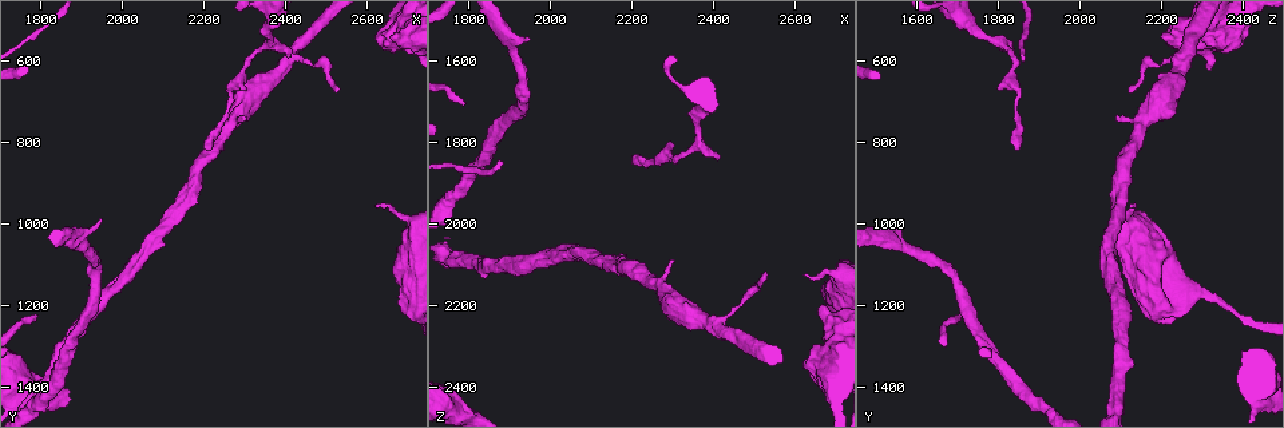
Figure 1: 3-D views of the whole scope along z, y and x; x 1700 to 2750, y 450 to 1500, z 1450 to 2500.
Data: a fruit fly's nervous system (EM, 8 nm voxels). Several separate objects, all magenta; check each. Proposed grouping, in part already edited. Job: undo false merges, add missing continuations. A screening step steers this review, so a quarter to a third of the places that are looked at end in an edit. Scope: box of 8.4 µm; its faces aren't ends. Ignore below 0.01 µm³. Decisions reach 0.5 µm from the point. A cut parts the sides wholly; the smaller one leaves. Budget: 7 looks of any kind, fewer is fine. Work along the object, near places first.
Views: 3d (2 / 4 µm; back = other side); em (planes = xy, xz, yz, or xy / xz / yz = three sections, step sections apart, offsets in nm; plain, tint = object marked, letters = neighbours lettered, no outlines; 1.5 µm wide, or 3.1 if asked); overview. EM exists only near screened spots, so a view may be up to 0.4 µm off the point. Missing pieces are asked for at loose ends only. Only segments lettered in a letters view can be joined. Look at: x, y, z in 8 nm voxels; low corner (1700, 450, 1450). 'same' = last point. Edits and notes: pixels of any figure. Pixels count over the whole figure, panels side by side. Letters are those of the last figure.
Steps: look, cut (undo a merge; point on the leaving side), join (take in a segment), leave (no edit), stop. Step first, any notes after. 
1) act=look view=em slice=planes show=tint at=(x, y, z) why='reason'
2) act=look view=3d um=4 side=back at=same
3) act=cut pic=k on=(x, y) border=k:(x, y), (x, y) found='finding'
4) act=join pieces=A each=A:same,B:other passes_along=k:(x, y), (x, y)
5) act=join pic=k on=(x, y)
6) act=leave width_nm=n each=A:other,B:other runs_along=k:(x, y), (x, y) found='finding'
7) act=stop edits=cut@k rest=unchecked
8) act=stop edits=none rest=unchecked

act=look view=em slice=planes show=letters at=(2625, 955, 2125) why='free end'

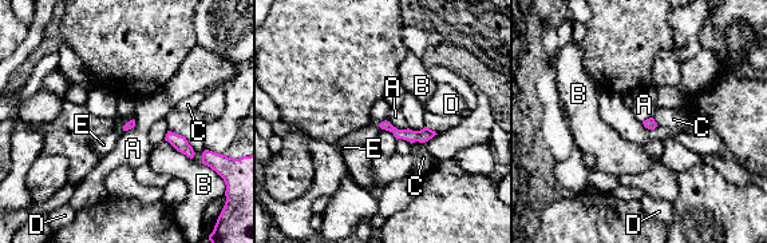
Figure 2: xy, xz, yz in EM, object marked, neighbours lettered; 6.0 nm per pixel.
act=leave longest_contact=B:200nm each=A:other,B:other,C:other,D:other,E:other border=2:(386, 120), (398, 128), (407, 128) found='no lettered segment goes on from it'

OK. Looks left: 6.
act=look view=em slice=planes show=letters at=(2690, 1220, 2210) why='thick end'

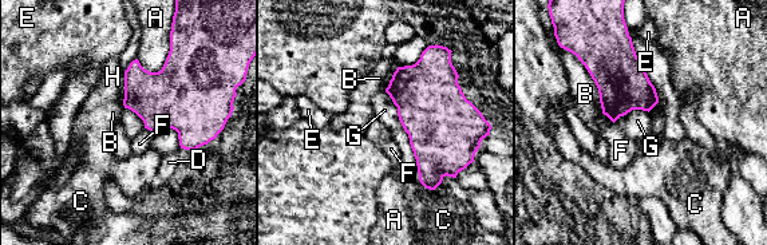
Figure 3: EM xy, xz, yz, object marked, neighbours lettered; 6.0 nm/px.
act=leave each=A:other,B:other,C:other,D:other,E:other,F:other,G:other,H:other border=3:(384, 91), (411, 146) found='none of them fits'

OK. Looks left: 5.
act=look view=em slice=yz step=4 show=tint at=(2205, 820, 1845)

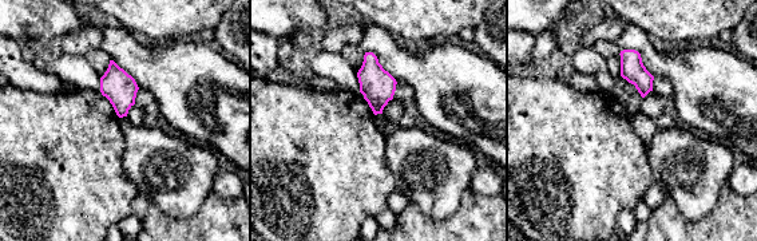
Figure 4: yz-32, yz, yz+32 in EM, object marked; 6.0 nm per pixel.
act=look view=em slice=planes show=tint at=same why='another direction'

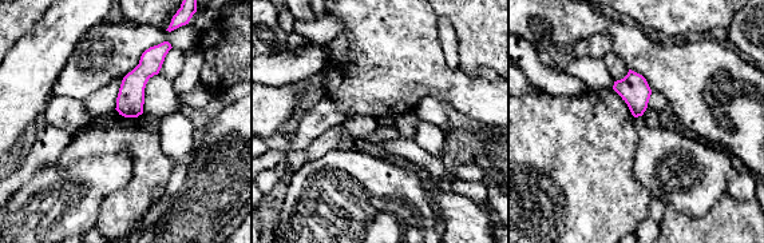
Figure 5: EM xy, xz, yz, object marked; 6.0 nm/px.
act=look view=em slice=planes show=letters at=same why='what lies round it'

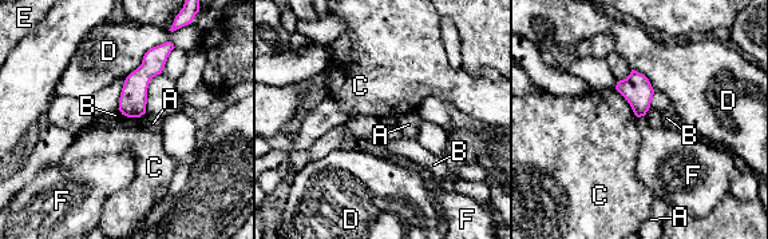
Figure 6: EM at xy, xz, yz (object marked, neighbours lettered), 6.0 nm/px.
act=leave width_nm=170 each=A:other,B:other,C:other,D:other,E:other,F:other runs_along=6:(165, 50), (137, 82), (125, 111) found='no lettered segment goes on from it'

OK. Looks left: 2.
act=stop edits=none rest=unchecked

